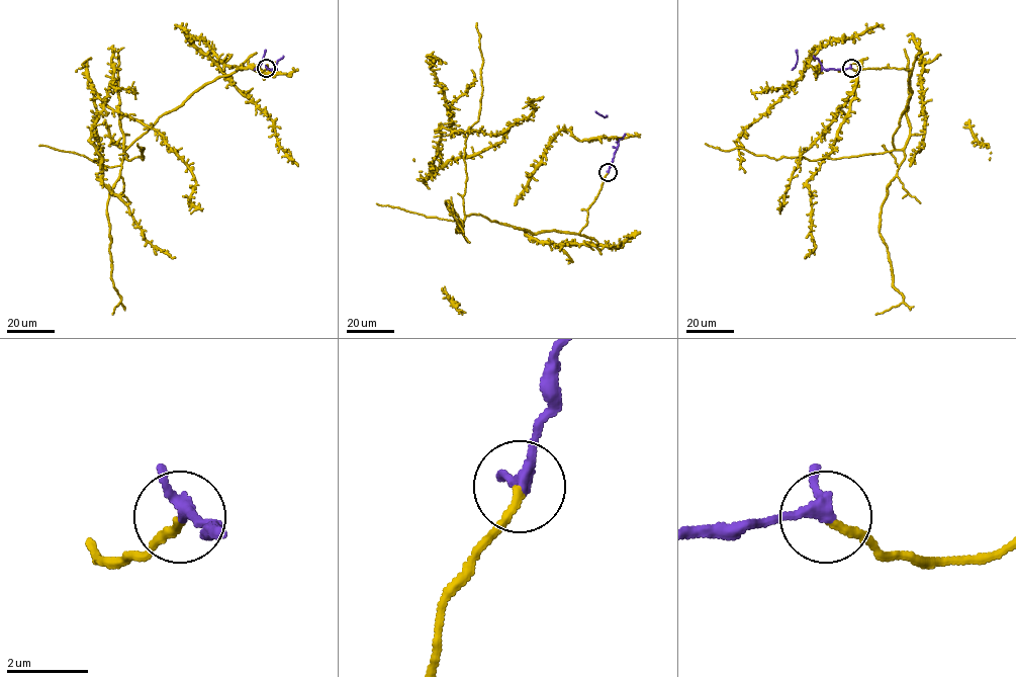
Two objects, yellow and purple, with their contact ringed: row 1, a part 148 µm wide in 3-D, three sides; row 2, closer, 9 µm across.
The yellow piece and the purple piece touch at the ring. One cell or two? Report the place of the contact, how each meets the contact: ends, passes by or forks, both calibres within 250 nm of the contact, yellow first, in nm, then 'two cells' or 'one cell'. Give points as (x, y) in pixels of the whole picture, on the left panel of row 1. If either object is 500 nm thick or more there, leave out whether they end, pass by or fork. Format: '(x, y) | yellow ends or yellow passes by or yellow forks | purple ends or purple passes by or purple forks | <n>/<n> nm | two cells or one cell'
(266, 68) | yellow ends | purple passes by | 200/260 nm | one cell

